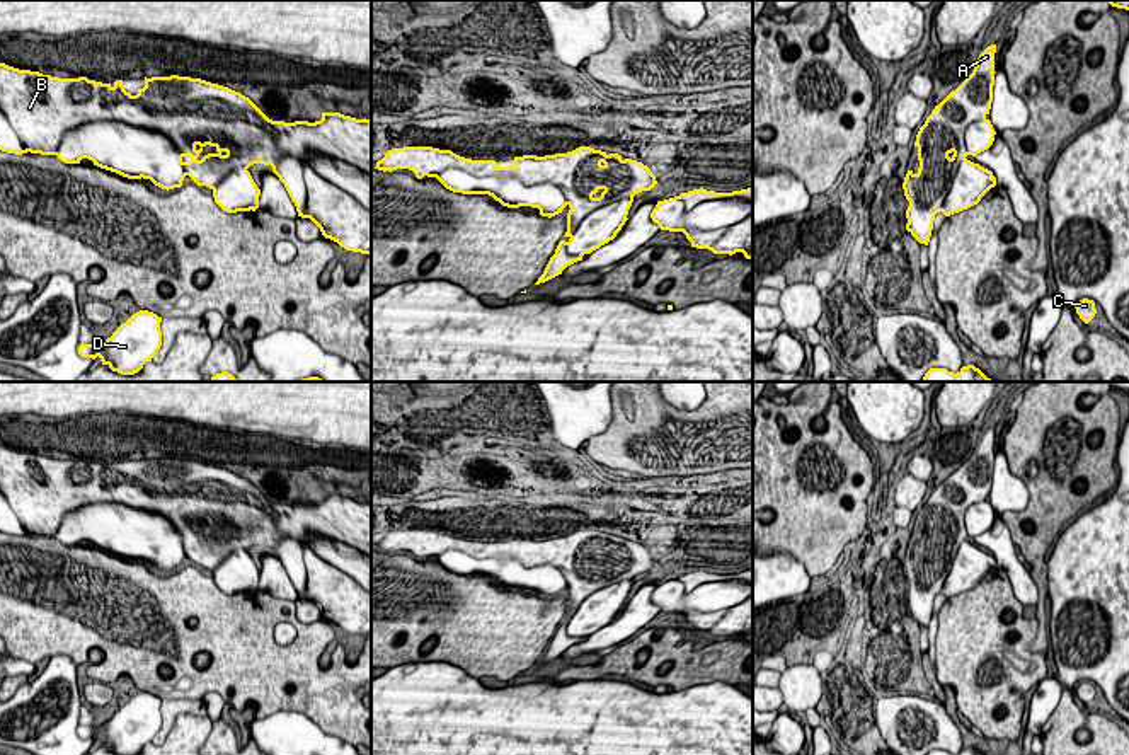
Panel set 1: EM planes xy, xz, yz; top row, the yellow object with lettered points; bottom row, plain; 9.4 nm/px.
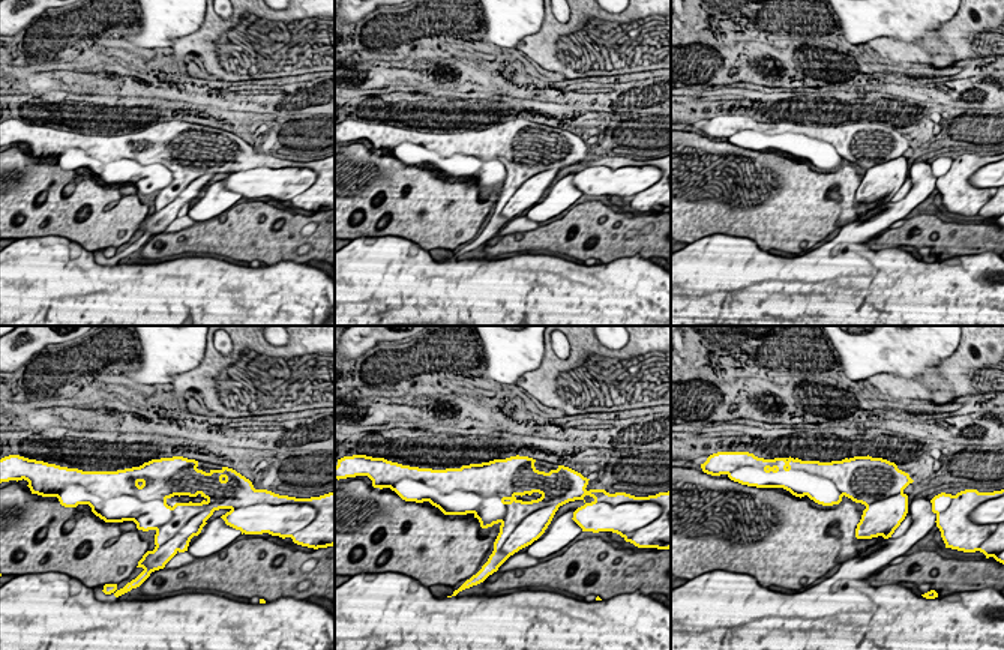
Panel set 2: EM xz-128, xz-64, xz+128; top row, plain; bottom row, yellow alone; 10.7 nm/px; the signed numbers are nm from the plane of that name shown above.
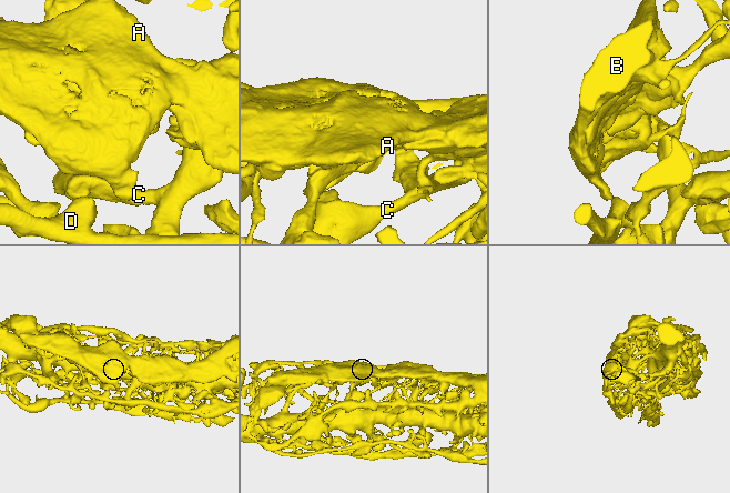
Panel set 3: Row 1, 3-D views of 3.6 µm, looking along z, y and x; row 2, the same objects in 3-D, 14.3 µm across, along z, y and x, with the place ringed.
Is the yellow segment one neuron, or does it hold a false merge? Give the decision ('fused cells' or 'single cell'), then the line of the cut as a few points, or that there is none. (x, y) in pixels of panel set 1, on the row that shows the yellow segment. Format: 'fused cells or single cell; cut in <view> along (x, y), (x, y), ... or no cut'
fused cells; cut in xz along (632, 196), (596, 207), (569, 236)

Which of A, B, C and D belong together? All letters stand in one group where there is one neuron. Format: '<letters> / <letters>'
A B D / C

